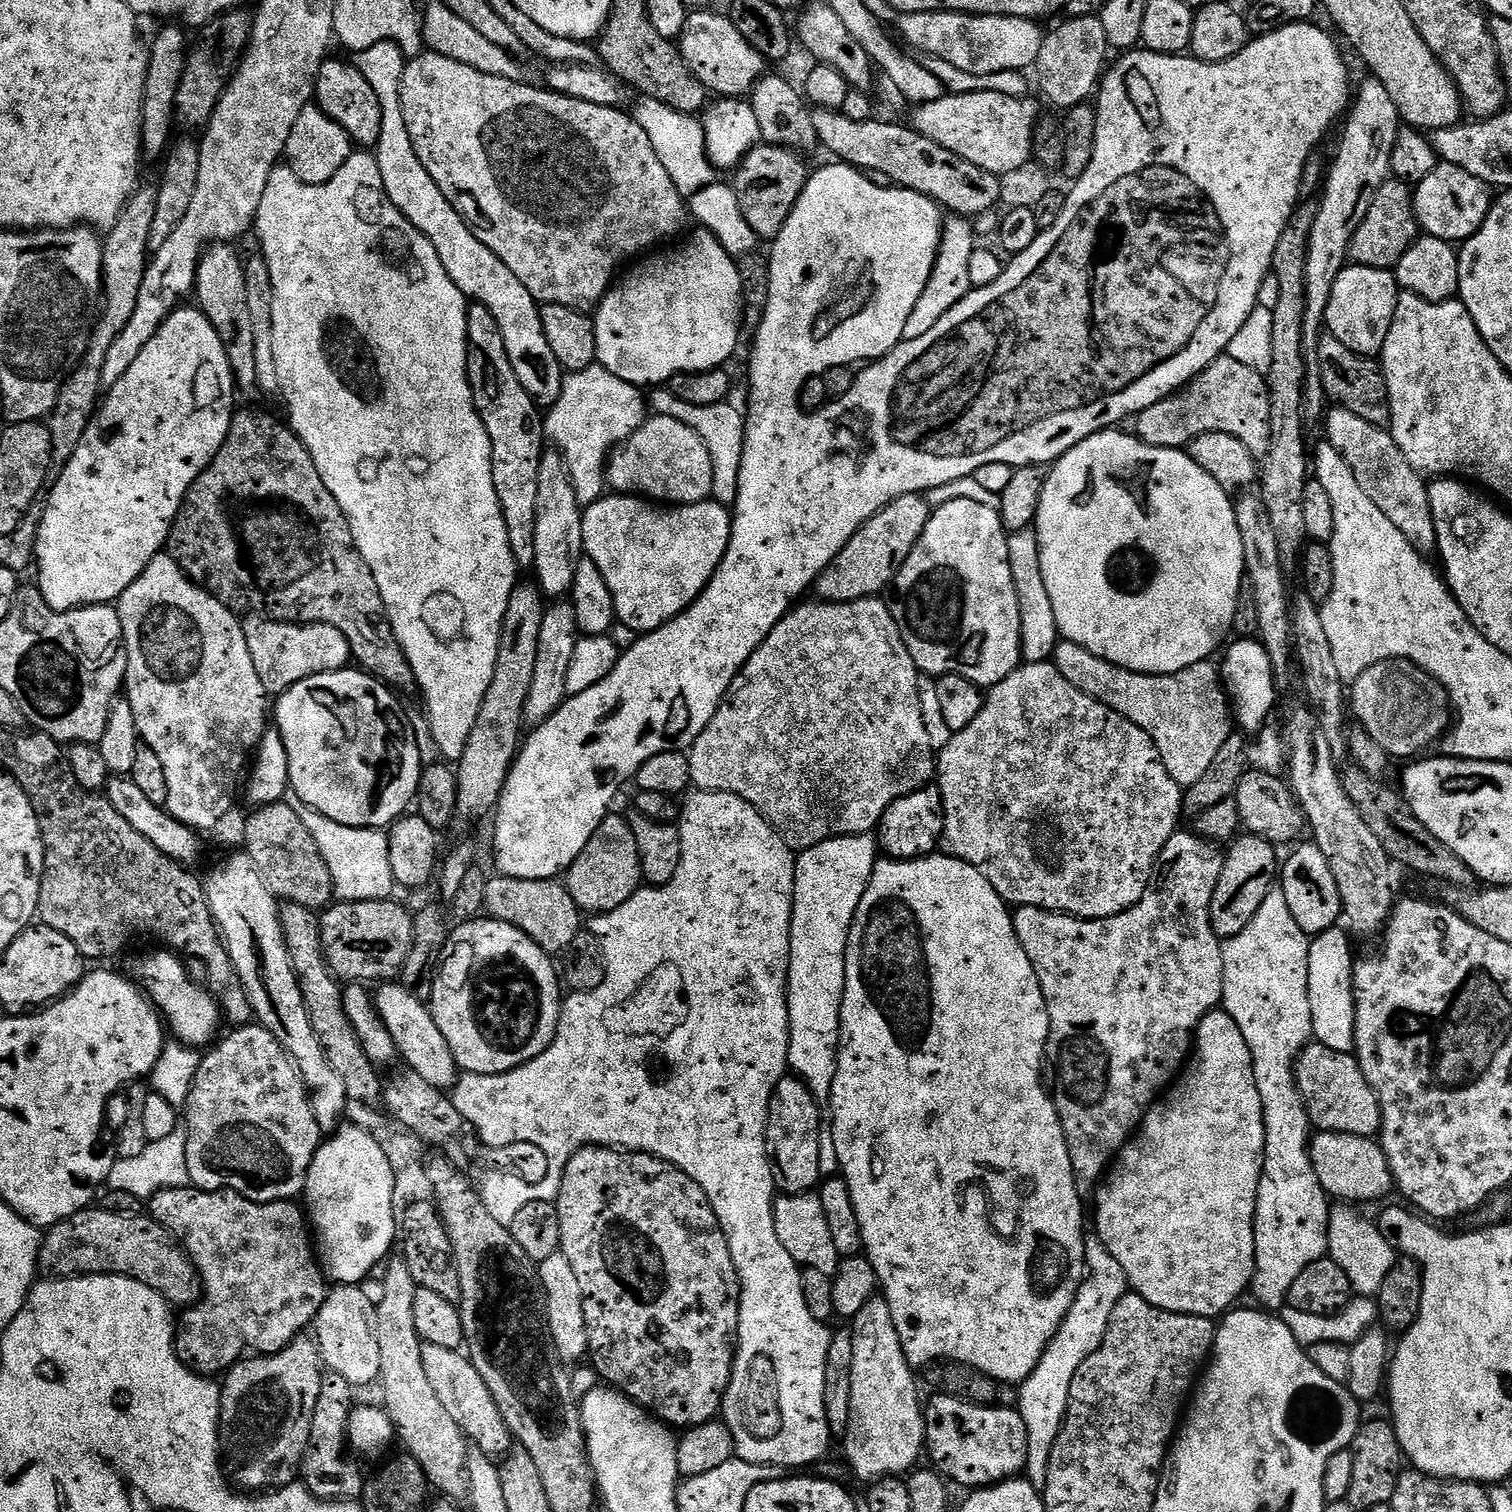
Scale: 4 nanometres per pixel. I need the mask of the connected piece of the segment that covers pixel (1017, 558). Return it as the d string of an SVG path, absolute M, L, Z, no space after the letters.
M1031 527L1009 535L1010 574L1014 574L1014 590L1018 590L1018 610L1022 616L1022 636L1020 638L1021 657L1029 664L1043 664L1051 661L1057 644L1062 637L1058 622L1054 622L1054 606L1046 591L1046 581L1042 579L1042 562L1038 550L1038 538Z

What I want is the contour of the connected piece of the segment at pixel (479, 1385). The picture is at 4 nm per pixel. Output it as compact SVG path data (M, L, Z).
M422 1343L422 1366L426 1370L426 1378L430 1381L434 1394L438 1394L443 1408L448 1411L450 1418L454 1418L454 1422L458 1422L465 1437L471 1443L472 1441L475 1443L473 1444L475 1449L492 1459L506 1456L514 1442L511 1432L486 1382L482 1382L482 1374L474 1370L472 1361L467 1355L460 1350L446 1350L444 1346Z

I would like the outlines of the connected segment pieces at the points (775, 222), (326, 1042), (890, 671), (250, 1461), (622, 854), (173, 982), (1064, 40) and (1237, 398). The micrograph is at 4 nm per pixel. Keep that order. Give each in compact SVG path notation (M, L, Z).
M761 142L745 154L744 161L735 169L734 187L738 206L742 206L742 218L746 218L750 230L754 230L761 241L775 240L782 226L786 226L786 218L790 218L810 175L810 168L804 165L804 160L801 153L790 148Z
M287 902L278 908L280 925L286 942L286 950L290 954L290 962L294 966L294 974L298 986L302 990L302 998L306 1006L306 1014L310 1018L310 1026L326 1054L326 1062L330 1062L330 1070L342 1078L342 1086L346 1086L349 1101L360 1104L372 1104L381 1099L382 1078L379 1077L377 1065L362 1050L357 1042L350 1022L344 1010L344 994L341 981L333 976L322 950L320 934L320 918L313 909Z
M880 598L855 600L853 604L832 604L829 600L822 599L817 599L816 604L804 603L797 603L791 612L786 613L778 626L770 630L762 646L750 654L742 670L730 682L714 718L710 718L706 730L698 734L687 753L692 783L699 791L725 792L750 802L750 806L757 808L771 822L776 833L793 850L818 846L818 842L826 842L830 838L872 832L879 825L884 811L895 800L933 783L938 759L938 752L930 744L922 706L919 704L918 678L921 672L916 669L914 658L910 658L910 650L906 650L898 622L894 622L887 603Z
M306 1336L296 1337L296 1339L289 1342L287 1347L282 1351L275 1352L274 1355L248 1356L228 1369L226 1375L223 1377L222 1387L220 1389L220 1451L226 1457L227 1475L237 1489L272 1490L277 1486L293 1483L294 1477L300 1471L300 1464L304 1461L304 1452L309 1447L308 1439L310 1438L310 1430L312 1429L314 1406L318 1402L318 1395L321 1393L321 1378L323 1373L319 1347L309 1337L306 1339Z
M609 814L594 830L590 842L586 842L582 854L574 858L566 873L566 887L570 898L580 907L581 913L599 914L618 910L626 898L630 898L641 886L644 875L638 858L638 842L634 842L634 830L630 830L623 815Z
M167 950L156 951L160 952L146 957L136 968L137 974L140 975L139 983L142 985L143 991L152 1001L156 1011L160 1013L163 1023L167 1025L171 1035L177 1041L189 1046L211 1045L217 1039L216 1027L222 1024L220 1005L213 1000L211 992L187 976L184 960L179 955Z
M1073 16L1065 21L1045 35L1034 65L1045 98L1060 110L1078 107L1097 91L1110 55L1106 30L1102 30L1099 16Z
M1227 354L1206 366L1189 384L1178 392L1171 392L1162 402L1146 406L1135 417L1135 435L1142 442L1159 448L1187 449L1198 434L1230 434L1250 450L1250 454L1263 458L1270 450L1270 394L1268 381L1263 375L1242 362L1234 362Z

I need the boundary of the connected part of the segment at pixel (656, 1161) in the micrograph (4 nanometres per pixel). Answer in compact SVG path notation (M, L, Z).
M589 1146L587 1148L579 1148L570 1158L568 1165L564 1167L564 1177L560 1183L560 1193L557 1194L554 1203L558 1210L558 1222L562 1226L560 1251L566 1254L566 1258L570 1262L570 1267L574 1269L574 1278L578 1278L578 1290L582 1290L582 1310L586 1314L586 1330L588 1331L587 1355L589 1357L592 1356L592 1364L596 1367L597 1374L604 1379L601 1381L605 1385L615 1388L617 1392L623 1392L625 1396L636 1401L640 1407L647 1408L657 1420L669 1426L675 1426L677 1429L680 1427L680 1430L687 1430L699 1424L704 1424L707 1420L717 1419L718 1413L721 1411L724 1403L724 1395L728 1389L728 1383L732 1377L732 1362L736 1359L736 1331L738 1330L738 1322L740 1321L740 1279L732 1261L730 1246L726 1242L726 1234L722 1230L722 1226L718 1222L718 1218L706 1198L702 1186L698 1186L698 1182L694 1182L694 1178L690 1178L685 1172L678 1170L670 1162L666 1162L657 1156L651 1156L645 1152L630 1152L618 1148L609 1148L607 1146Z

